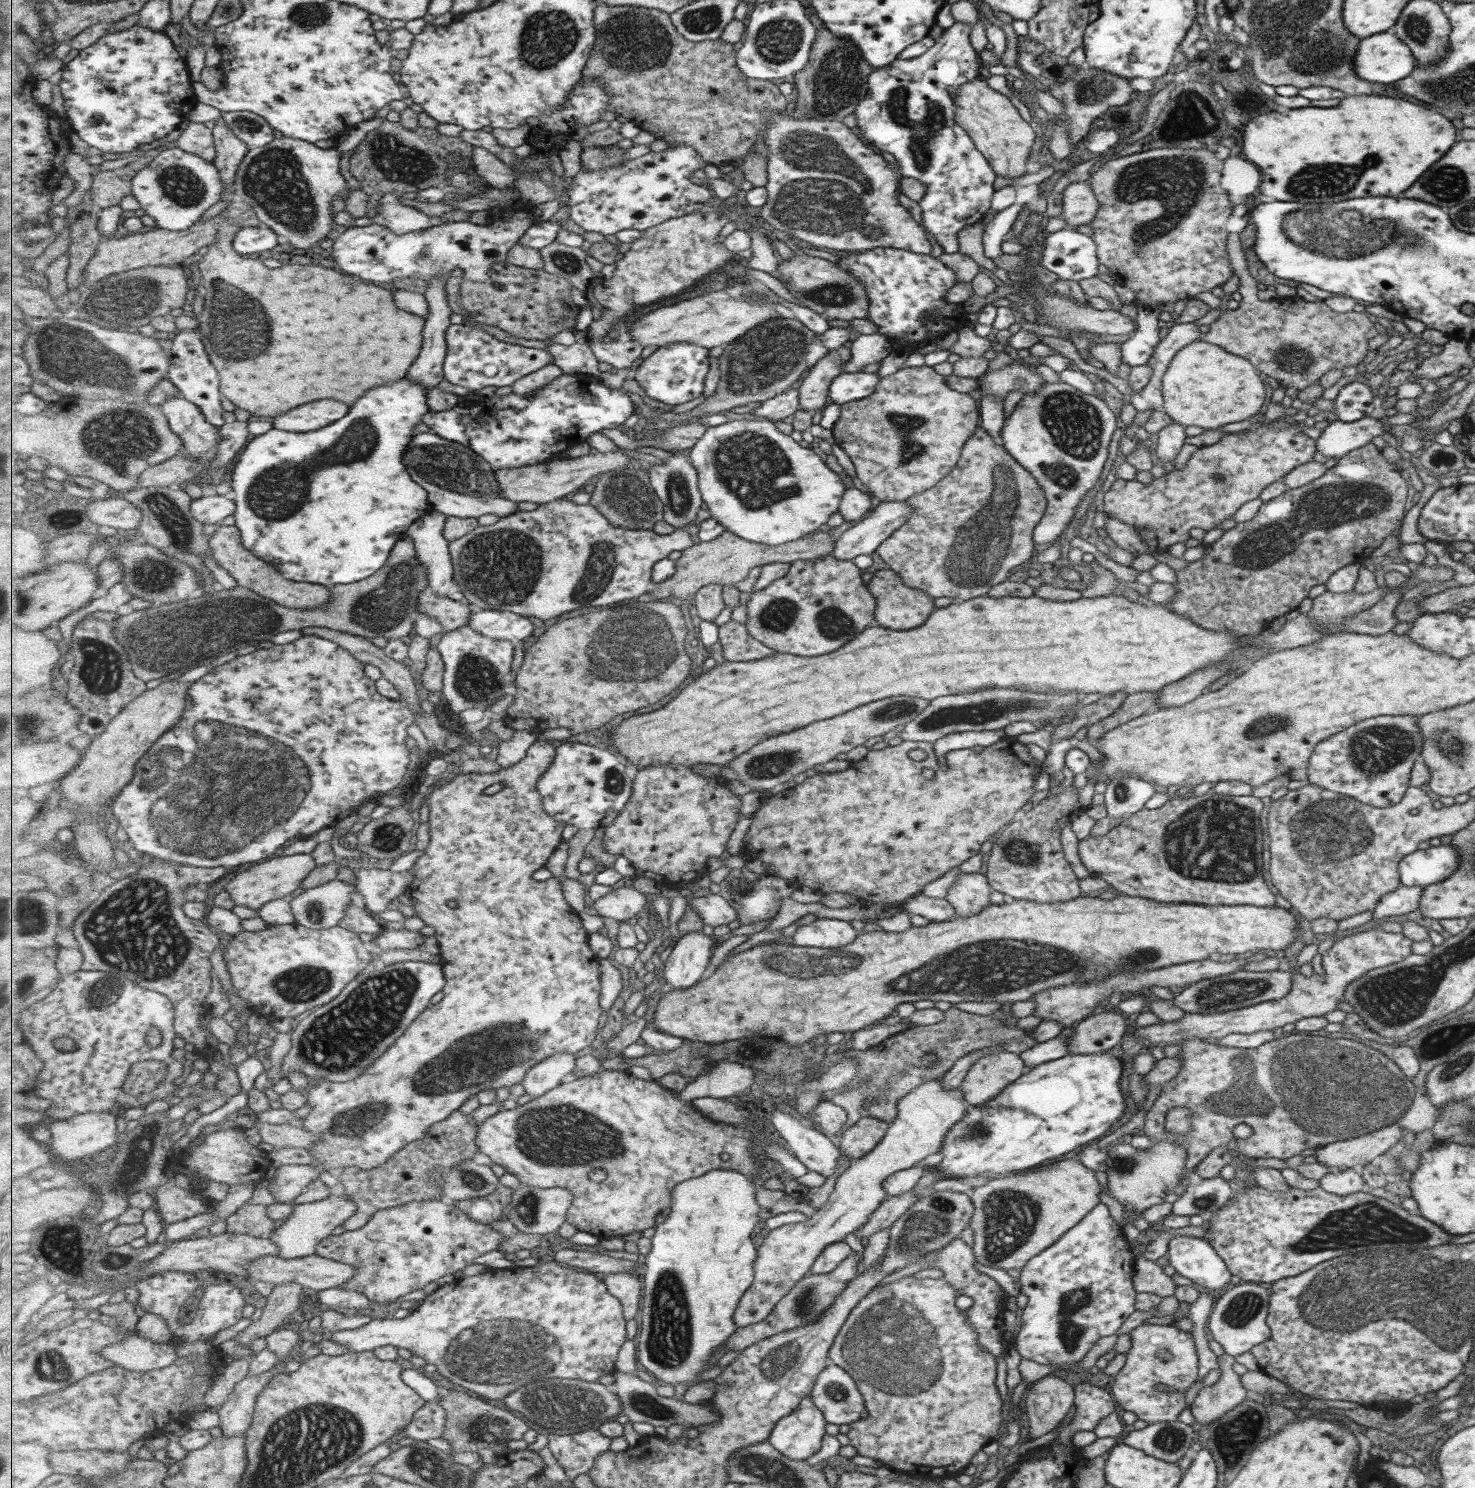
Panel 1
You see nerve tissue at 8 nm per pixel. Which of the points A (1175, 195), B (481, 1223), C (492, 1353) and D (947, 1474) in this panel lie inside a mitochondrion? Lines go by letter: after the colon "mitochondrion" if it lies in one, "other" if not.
A: mitochondrion
B: other
C: mitochondrion
D: other

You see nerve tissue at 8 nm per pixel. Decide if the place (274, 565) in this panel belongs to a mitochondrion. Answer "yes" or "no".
no

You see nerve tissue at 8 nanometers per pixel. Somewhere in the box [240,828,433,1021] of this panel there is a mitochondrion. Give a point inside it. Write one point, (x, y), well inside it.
(300, 985)

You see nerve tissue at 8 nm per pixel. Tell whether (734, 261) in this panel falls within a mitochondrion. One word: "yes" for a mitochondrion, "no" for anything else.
no

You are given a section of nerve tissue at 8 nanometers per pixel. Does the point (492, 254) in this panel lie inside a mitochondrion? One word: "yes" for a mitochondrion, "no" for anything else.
no

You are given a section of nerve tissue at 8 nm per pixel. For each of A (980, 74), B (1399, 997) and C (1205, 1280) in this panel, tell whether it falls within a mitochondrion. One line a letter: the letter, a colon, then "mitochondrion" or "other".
A: other
B: mitochondrion
C: other

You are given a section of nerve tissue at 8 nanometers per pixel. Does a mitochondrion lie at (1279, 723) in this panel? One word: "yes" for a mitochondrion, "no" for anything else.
yes

